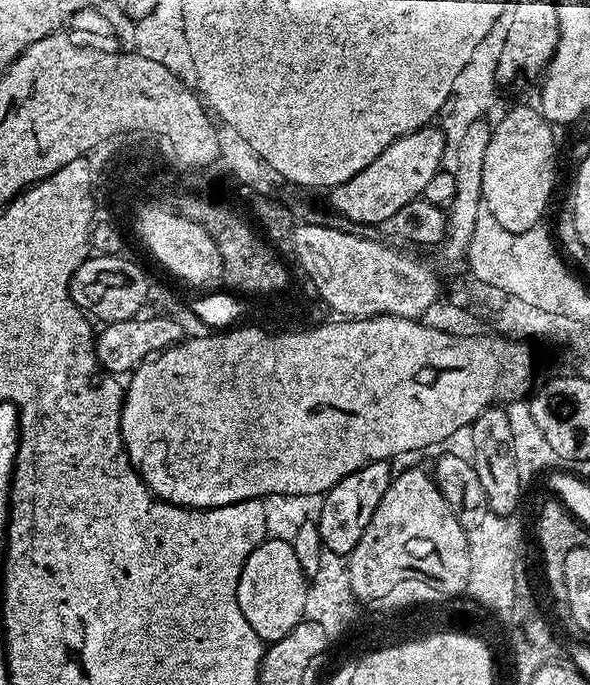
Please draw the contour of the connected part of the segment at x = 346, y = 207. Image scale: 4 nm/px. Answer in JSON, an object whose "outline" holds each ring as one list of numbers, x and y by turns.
{"outline":[[425,126,414,130,408,136,400,136,390,146,386,146,386,150,382,154,378,154,378,158,374,158,374,162,370,162,370,166,366,166,366,170,358,170,358,174,354,174,354,178,350,178,345,184,336,185,327,193,333,210,338,215,345,216,352,223,349,225,352,226,358,226,354,224,387,225,394,218,394,214,398,214,398,210,402,210,402,206,406,206,406,202,421,199,426,186,430,183,430,178,434,178,434,174,441,171,446,151,445,134,443,127,436,129,436,126]]}

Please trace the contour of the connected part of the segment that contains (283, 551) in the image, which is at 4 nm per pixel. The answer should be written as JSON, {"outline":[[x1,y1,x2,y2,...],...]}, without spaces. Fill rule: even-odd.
{"outline":[[266,538,252,551,250,558,246,558,246,566,242,566,242,574,238,578,238,606,242,610,242,618,250,622,250,630,254,630,254,634,258,634,265,645,286,638,286,634,290,634,290,630,294,630,294,626,298,626,304,619,309,579,302,570,290,541]]}

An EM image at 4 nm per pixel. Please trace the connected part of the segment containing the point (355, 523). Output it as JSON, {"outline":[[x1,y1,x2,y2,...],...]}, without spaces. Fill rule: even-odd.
{"outline":[[375,460,373,464,367,464,346,474,342,482,338,482,330,491,323,493,318,504,320,517,315,523,322,534,325,552,333,552,346,558,354,550,354,546,358,546,358,538,362,538,366,526,370,526,370,518,374,518,374,510,378,510,382,494,386,494,386,490,392,485,394,475,392,466,389,461]]}

